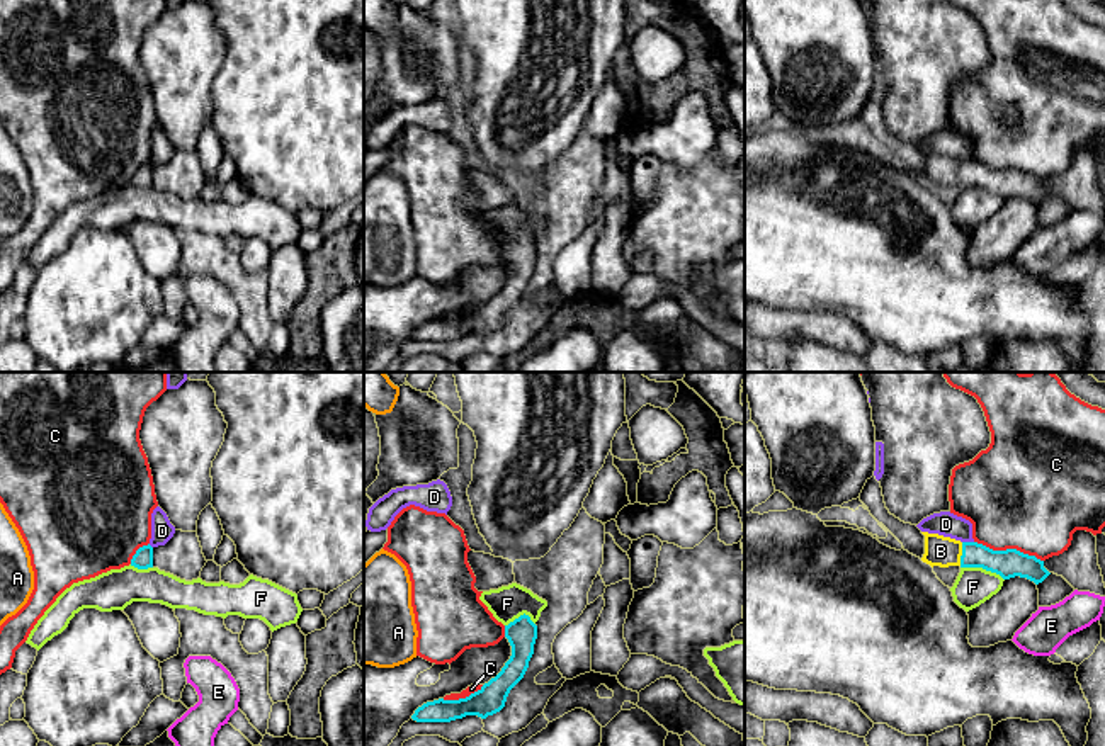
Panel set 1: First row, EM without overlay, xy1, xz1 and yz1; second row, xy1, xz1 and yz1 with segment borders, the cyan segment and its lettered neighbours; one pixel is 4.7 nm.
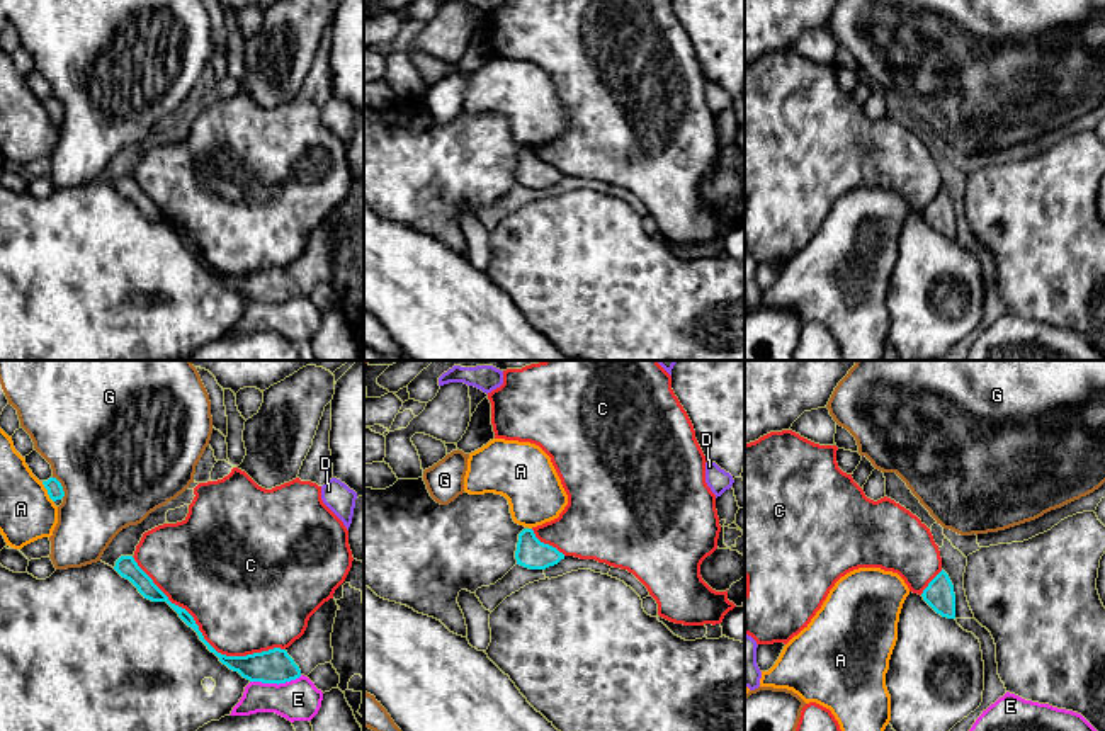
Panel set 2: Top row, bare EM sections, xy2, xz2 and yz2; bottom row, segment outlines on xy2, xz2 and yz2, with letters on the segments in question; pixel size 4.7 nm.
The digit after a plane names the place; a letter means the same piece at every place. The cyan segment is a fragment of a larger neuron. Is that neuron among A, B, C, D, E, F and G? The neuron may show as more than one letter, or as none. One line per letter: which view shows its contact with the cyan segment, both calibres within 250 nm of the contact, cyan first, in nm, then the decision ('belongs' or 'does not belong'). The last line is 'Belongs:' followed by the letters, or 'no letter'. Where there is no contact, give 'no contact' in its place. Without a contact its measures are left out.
A: xy2 | 80/260 nm | does not belong
B: yz1 | 140/140 nm | belongs
C: xy2 | 90/480 nm | does not belong
D: yz1 | 140/120 nm | does not belong
E: xy2 | 160/190 nm | does not belong
F: yz1 | 140/180 nm | does not belong
G: xy2 | 80/500 nm | does not belong
Belongs: B

